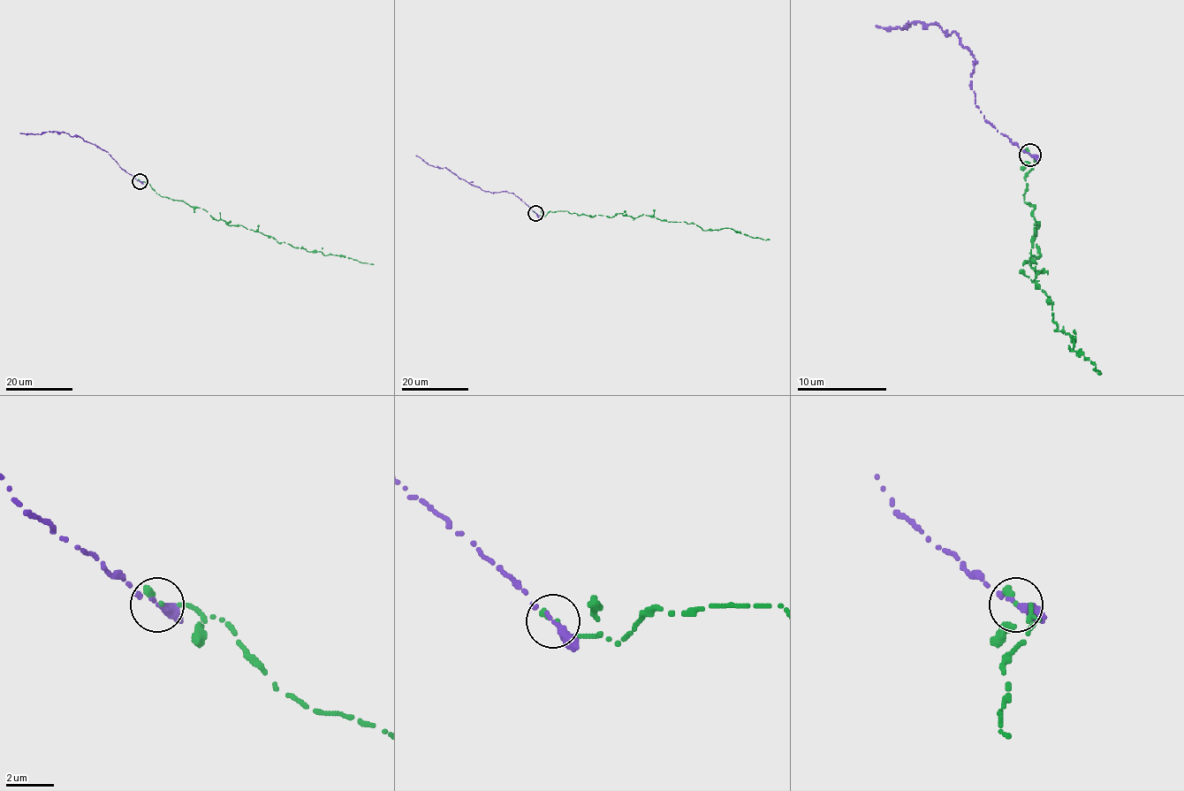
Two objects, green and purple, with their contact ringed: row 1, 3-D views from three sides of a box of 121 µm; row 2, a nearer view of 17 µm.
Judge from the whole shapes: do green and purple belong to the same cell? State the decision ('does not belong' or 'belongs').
belongs

